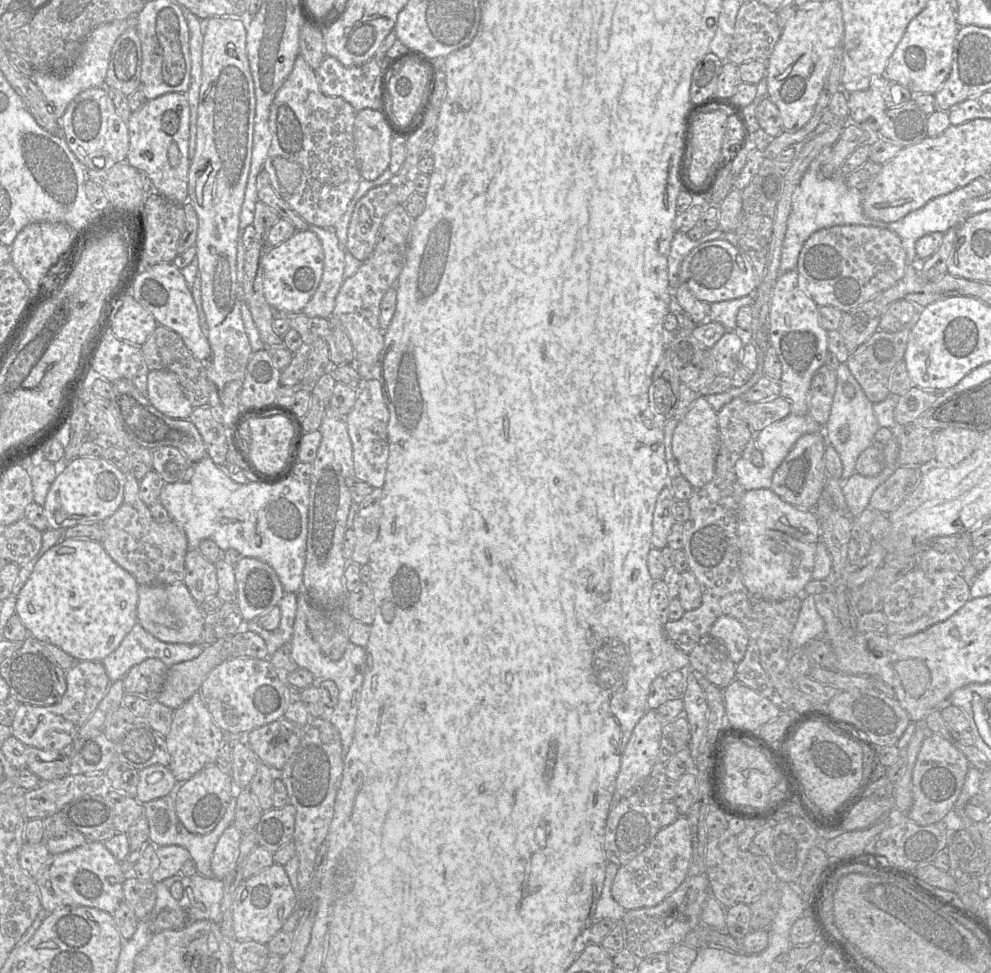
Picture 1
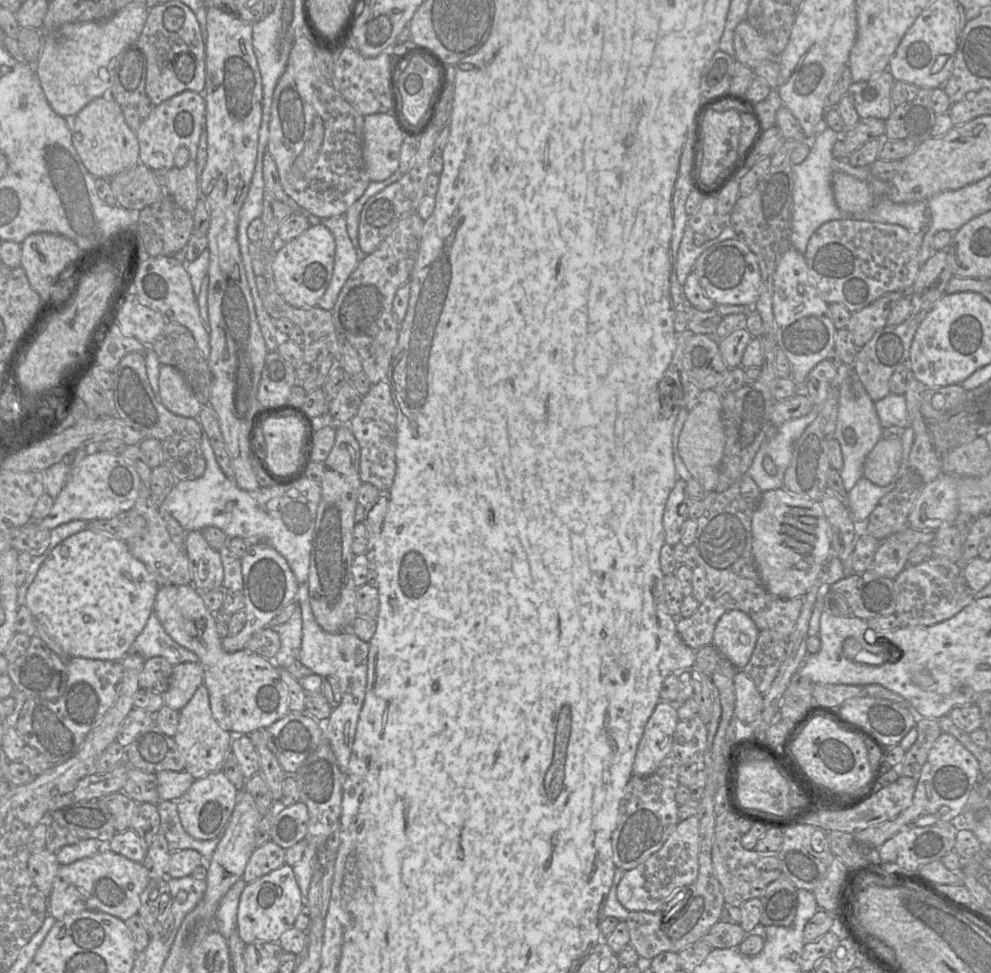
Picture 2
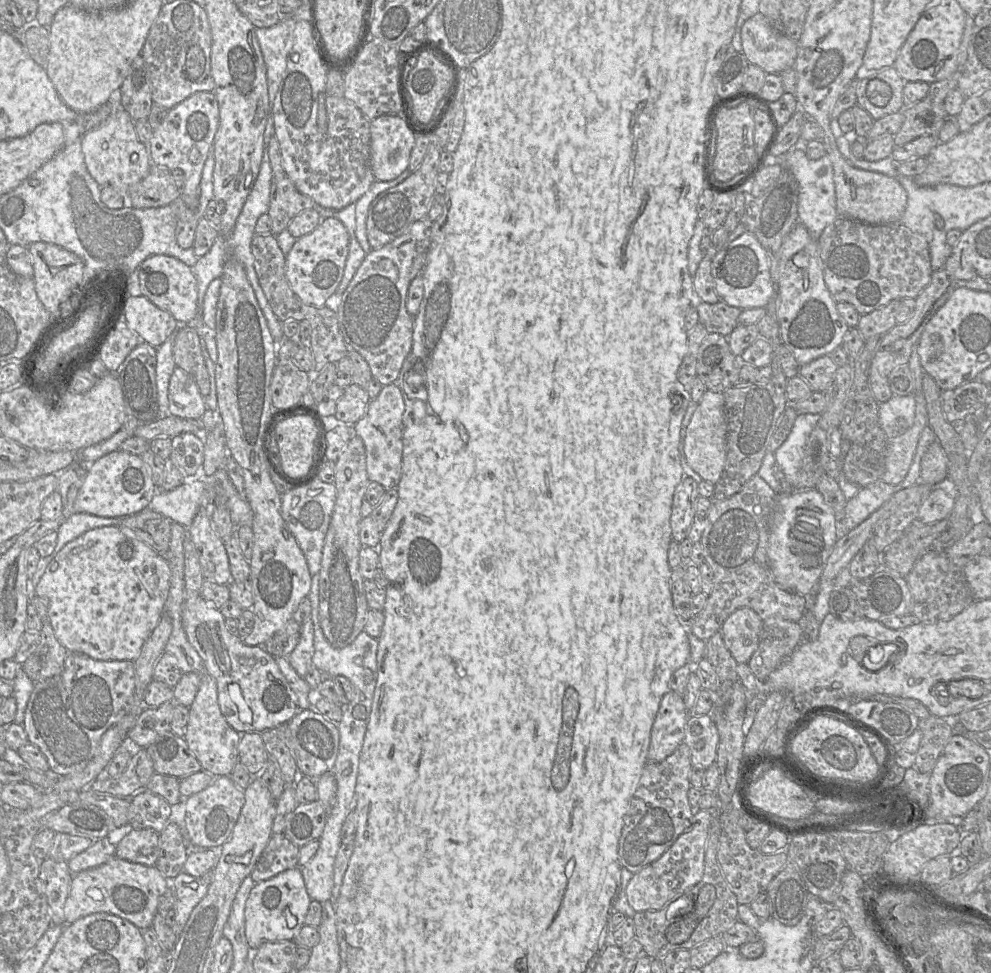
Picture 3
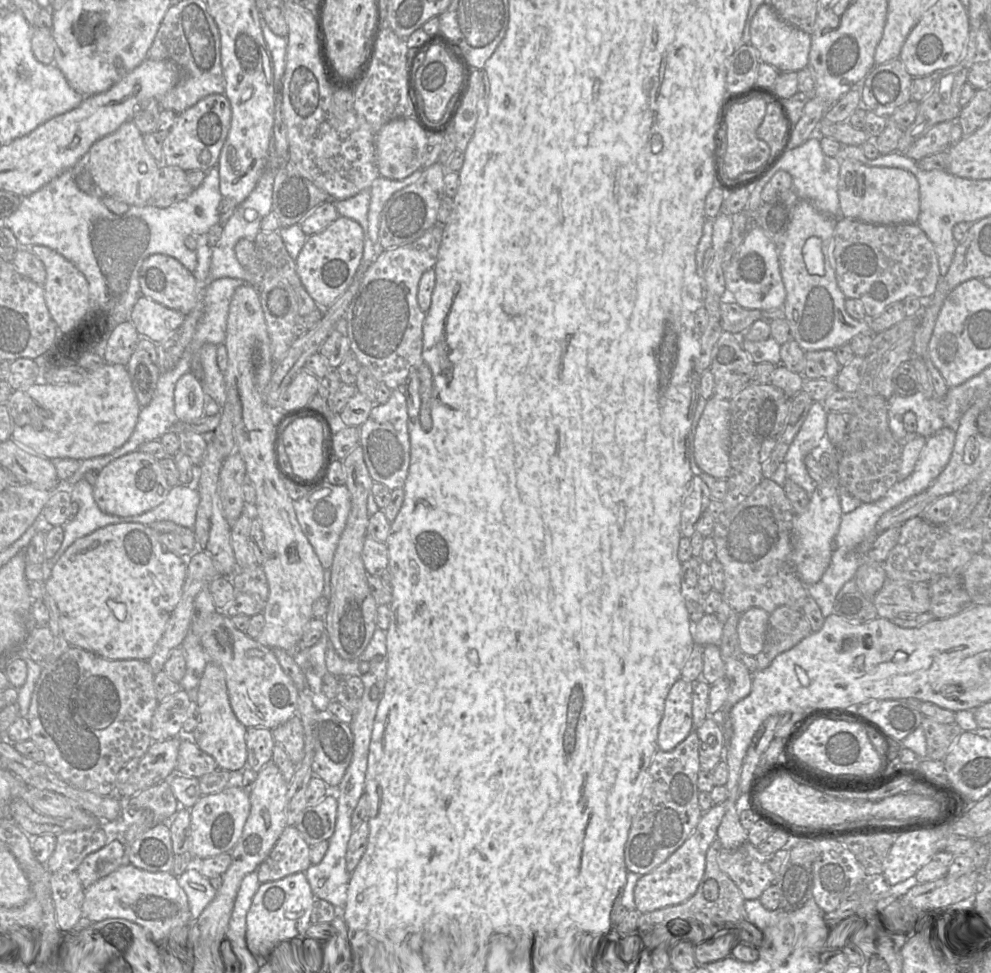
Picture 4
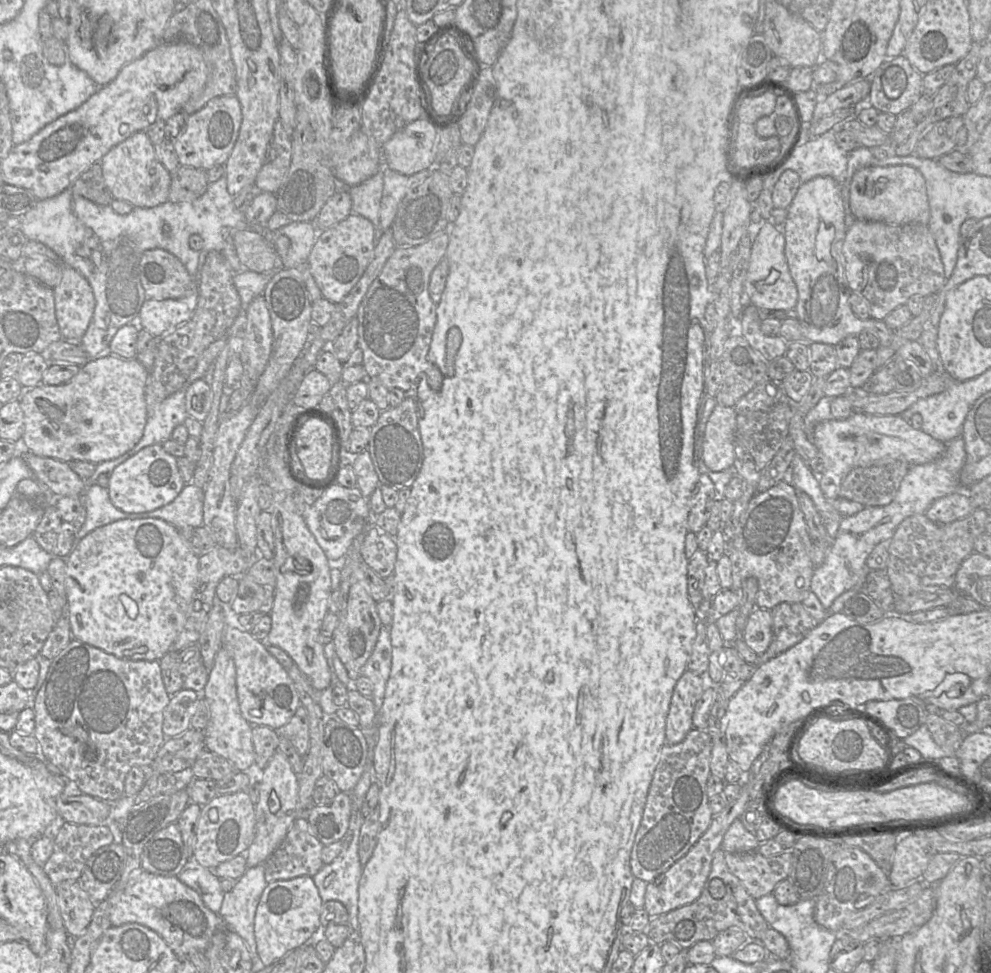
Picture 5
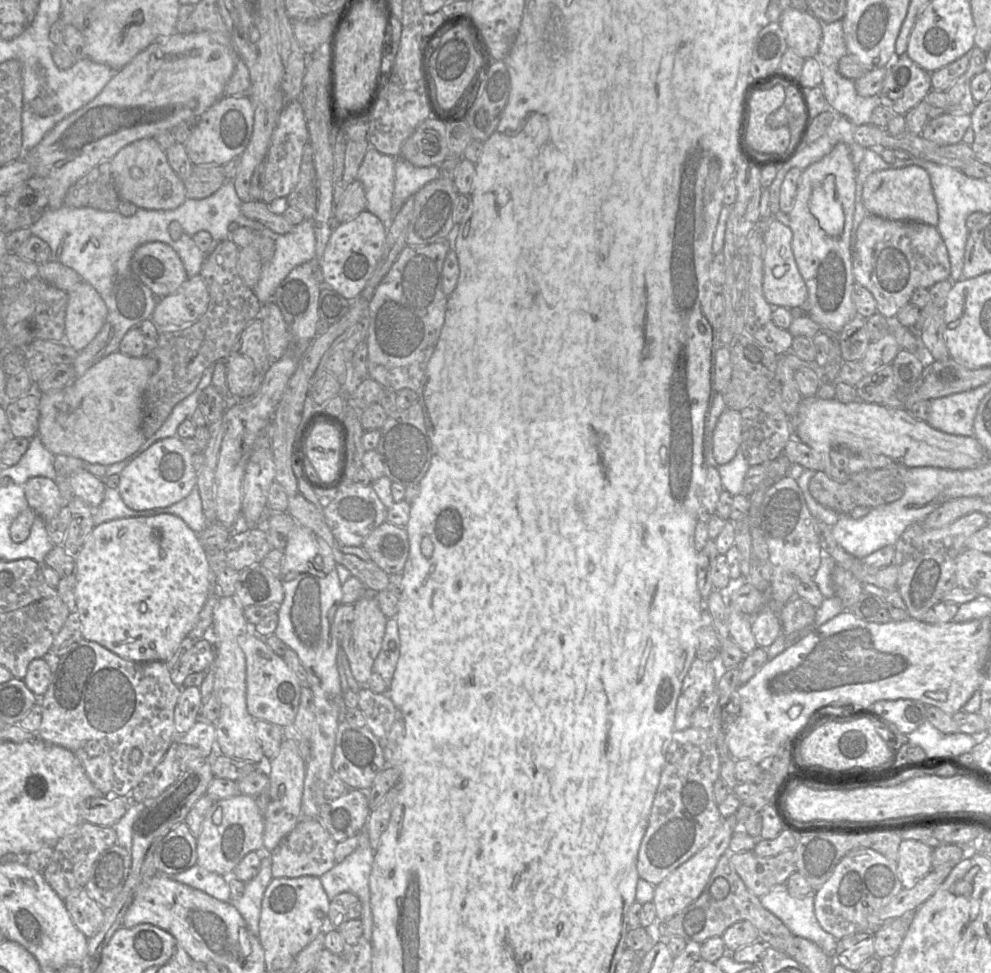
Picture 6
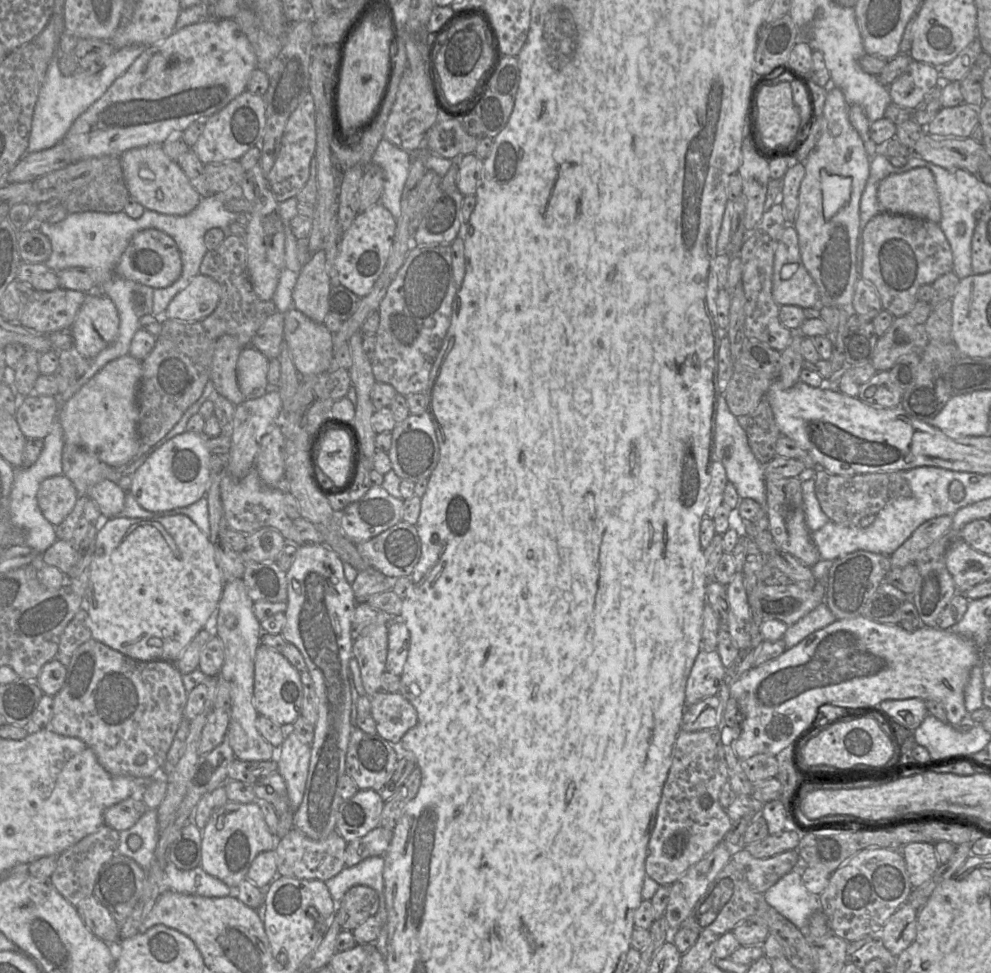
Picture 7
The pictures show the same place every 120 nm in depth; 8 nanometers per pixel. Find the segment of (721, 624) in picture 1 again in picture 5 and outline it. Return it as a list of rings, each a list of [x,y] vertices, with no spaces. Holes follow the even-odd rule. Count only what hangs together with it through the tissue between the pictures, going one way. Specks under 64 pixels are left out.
[[[756,608],[749,615],[743,631],[743,639],[747,646],[757,655],[765,653],[773,639],[771,610]]]

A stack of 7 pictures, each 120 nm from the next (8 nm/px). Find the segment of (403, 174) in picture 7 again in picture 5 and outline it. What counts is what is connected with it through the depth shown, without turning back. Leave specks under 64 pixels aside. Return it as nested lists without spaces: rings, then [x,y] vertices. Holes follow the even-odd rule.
[[[380,170],[364,182],[349,188],[353,214],[367,218],[374,225],[375,245],[384,233],[379,221],[383,186],[384,174],[383,170]]]

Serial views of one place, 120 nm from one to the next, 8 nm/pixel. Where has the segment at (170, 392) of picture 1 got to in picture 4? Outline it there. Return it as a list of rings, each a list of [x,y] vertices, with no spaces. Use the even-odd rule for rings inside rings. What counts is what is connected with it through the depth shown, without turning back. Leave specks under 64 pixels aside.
[[[191,372],[181,376],[174,389],[174,412],[180,421],[193,421],[204,415],[205,393]]]

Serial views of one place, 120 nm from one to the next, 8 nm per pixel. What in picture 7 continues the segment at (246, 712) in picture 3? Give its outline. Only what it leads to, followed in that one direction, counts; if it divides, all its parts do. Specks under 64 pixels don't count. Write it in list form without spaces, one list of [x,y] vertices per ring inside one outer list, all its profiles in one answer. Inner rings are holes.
[[[262,643],[258,646],[254,661],[253,703],[259,715],[268,717],[279,725],[292,724],[299,715],[303,702],[303,685],[300,672],[279,651]]]

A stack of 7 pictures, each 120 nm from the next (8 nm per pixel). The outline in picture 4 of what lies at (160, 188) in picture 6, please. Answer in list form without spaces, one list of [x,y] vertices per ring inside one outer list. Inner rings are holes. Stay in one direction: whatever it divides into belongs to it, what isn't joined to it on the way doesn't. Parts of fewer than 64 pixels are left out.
[[[132,121],[96,141],[89,149],[85,166],[101,195],[110,196],[129,206],[148,204],[158,180],[161,164],[147,150],[143,135]]]

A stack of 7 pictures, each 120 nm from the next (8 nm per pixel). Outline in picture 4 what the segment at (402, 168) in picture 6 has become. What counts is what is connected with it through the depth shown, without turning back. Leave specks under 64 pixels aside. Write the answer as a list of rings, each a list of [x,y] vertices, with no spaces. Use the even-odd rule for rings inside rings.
[[[419,168],[412,175],[403,180],[390,180],[379,176],[369,188],[370,204],[368,210],[368,234],[374,245],[376,256],[378,256],[383,250],[386,250],[380,246],[378,239],[380,215],[385,203],[395,192],[415,183],[425,169],[427,168]]]

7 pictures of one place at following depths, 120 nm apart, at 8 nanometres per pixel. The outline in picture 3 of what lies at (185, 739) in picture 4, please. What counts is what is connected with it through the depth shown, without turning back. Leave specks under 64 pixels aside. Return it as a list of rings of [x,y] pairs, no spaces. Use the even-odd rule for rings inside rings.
[[[168,733],[156,739],[145,749],[157,774],[181,779],[202,770],[184,737]]]

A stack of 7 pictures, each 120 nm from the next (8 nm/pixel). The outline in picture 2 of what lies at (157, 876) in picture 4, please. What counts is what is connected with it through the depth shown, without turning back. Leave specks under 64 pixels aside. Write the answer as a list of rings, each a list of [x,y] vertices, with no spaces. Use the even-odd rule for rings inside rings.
[[[111,850],[61,865],[47,901],[47,912],[56,920],[84,910],[101,911],[122,921],[137,915],[140,897],[150,878],[142,863],[134,862]]]

